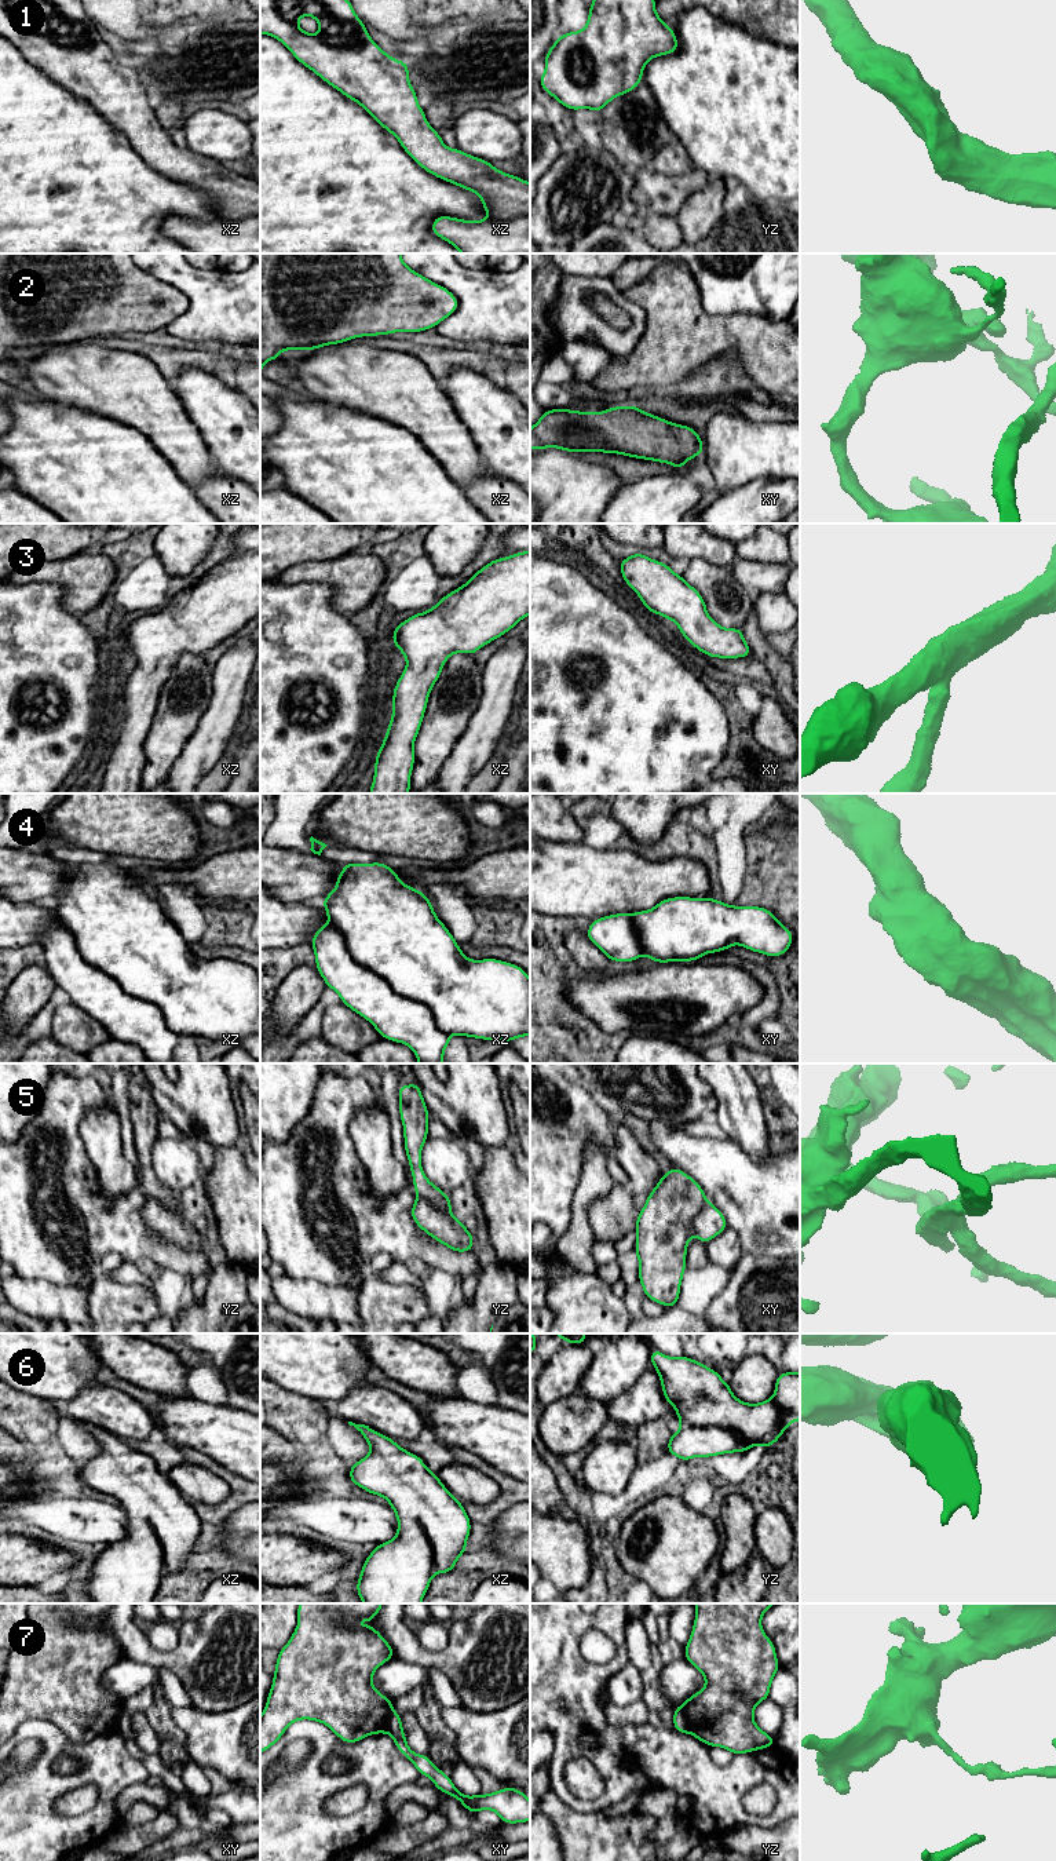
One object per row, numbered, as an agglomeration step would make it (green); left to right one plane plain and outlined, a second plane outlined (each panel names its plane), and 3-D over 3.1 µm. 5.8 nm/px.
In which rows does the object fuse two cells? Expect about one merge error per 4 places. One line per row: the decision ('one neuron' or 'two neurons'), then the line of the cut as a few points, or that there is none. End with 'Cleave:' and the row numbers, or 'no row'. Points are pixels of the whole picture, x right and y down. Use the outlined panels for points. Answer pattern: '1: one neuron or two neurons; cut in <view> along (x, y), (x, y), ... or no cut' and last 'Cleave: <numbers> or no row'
1: one neuron; no cut
2: one neuron; no cut
3: one neuron; no cut
4: one neuron; no cut
5: one neuron; no cut
6: one neuron; no cut
7: two neurons; cut in yz along (683, 1704), (689, 1732)
Cleave: 7

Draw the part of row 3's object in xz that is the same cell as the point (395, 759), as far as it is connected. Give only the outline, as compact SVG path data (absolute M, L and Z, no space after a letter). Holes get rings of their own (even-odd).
M530 550L500 559L492 558L490 563L481 568L463 587L438 599L432 609L414 613L392 630L392 643L402 652L408 667L394 687L392 716L383 747L376 752L374 777L369 793L409 793L410 774L414 767L413 744L423 723L431 689L441 678L445 661L453 653L474 656L481 647L505 635L527 614L530 614Z

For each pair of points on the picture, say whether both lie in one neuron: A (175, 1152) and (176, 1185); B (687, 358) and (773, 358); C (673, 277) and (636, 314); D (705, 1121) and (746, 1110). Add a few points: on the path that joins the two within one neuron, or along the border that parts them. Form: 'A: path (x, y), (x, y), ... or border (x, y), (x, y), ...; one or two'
A: path (175, 1160), (176, 1177); one
B: path (708, 342), (752, 342); one
C: border (624, 294), (645, 313), (645, 331), (639, 340); two
D: border (715, 1112), (719, 1126), (727, 1137); two

